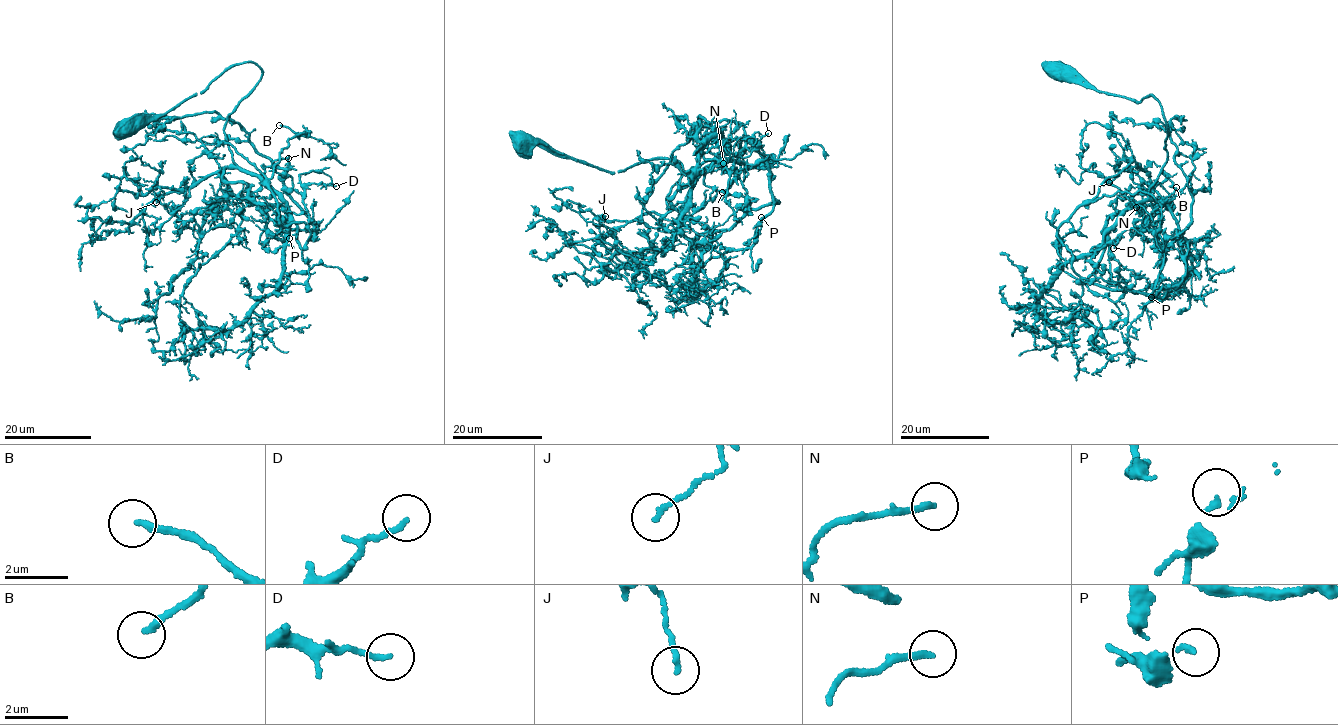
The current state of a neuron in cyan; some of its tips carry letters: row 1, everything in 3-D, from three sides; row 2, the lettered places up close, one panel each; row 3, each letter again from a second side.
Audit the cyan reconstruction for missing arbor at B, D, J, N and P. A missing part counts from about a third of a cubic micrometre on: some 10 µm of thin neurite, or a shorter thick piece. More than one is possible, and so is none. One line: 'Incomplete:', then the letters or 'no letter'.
Incomplete: B

